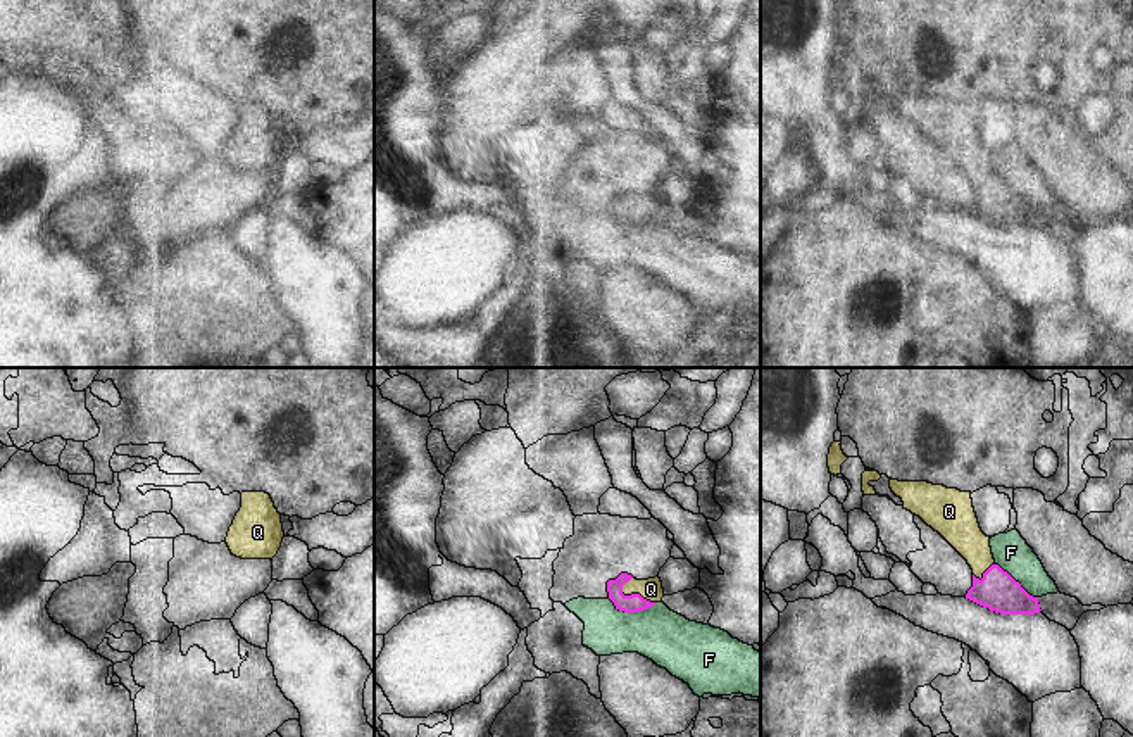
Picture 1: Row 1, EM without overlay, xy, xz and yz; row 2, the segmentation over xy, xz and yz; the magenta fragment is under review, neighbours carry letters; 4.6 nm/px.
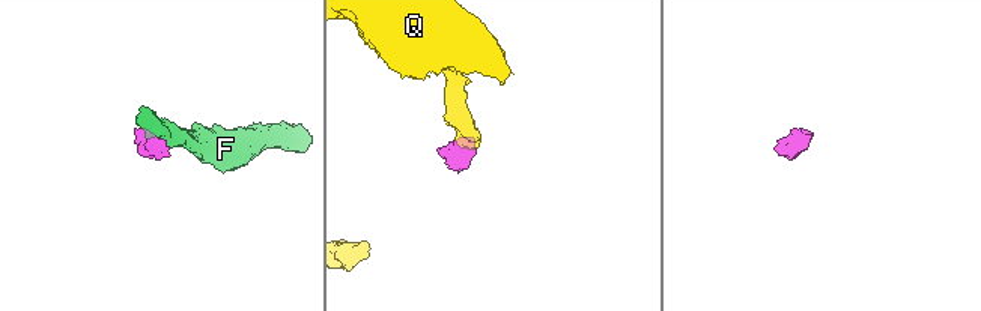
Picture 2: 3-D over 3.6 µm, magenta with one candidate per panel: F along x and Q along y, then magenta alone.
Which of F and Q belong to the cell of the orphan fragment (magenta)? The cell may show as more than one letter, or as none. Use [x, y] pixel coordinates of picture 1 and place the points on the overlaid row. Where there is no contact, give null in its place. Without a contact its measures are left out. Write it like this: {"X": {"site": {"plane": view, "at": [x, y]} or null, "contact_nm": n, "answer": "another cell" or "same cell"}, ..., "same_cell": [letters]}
{"F": {"site": {"plane": "xz", "at": [633, 611]}, "contact_nm": 240, "answer": "another cell"}, "Q": {"site": {"plane": "xz", "at": [637, 594]}, "contact_nm": 190, "answer": "same cell"}, "same_cell": ["Q"]}

